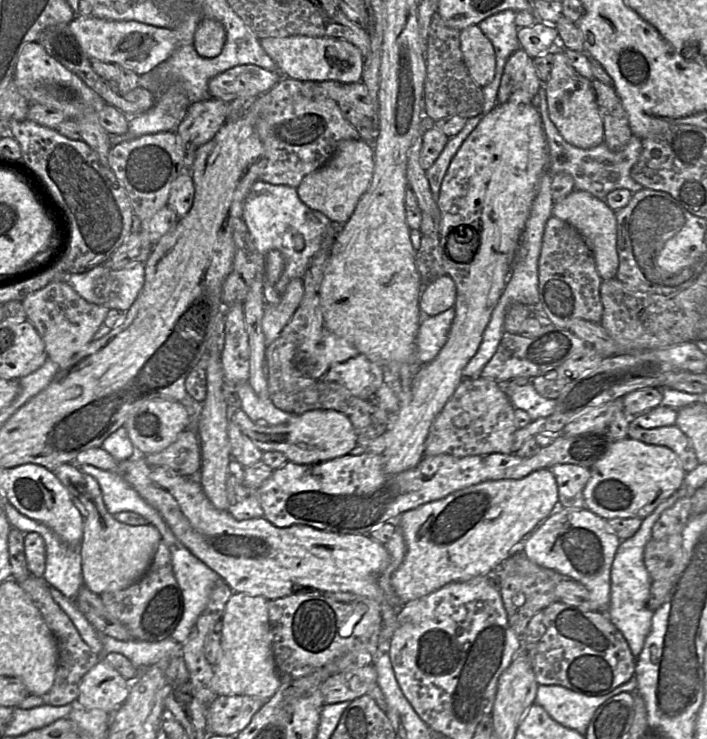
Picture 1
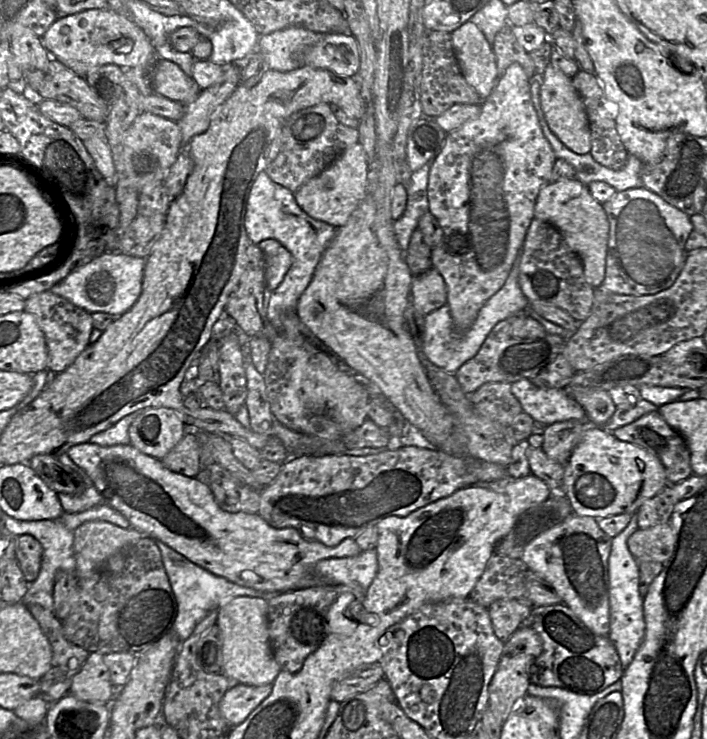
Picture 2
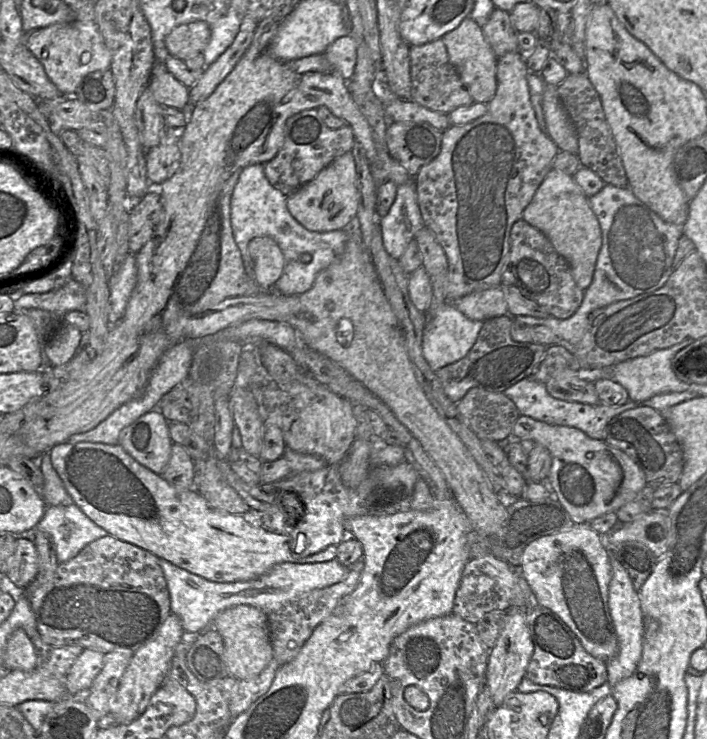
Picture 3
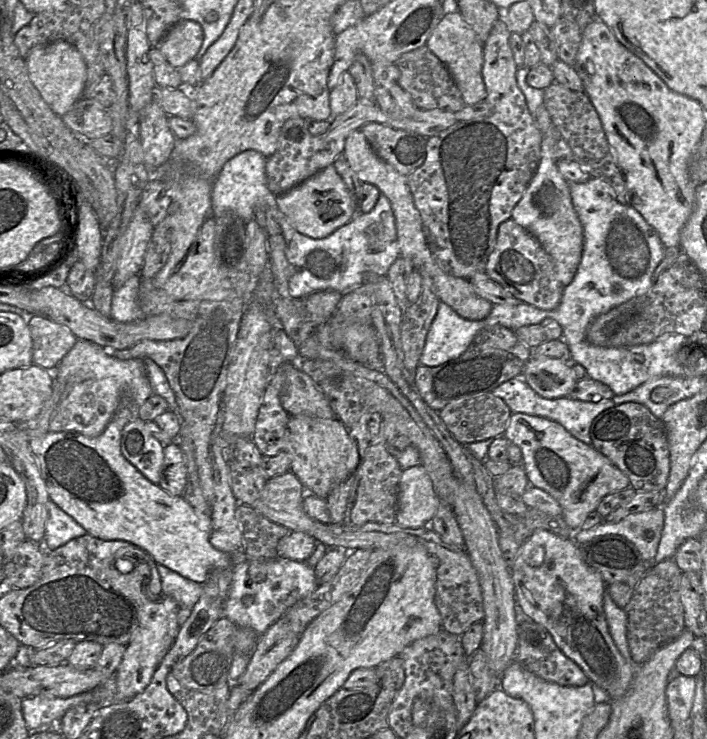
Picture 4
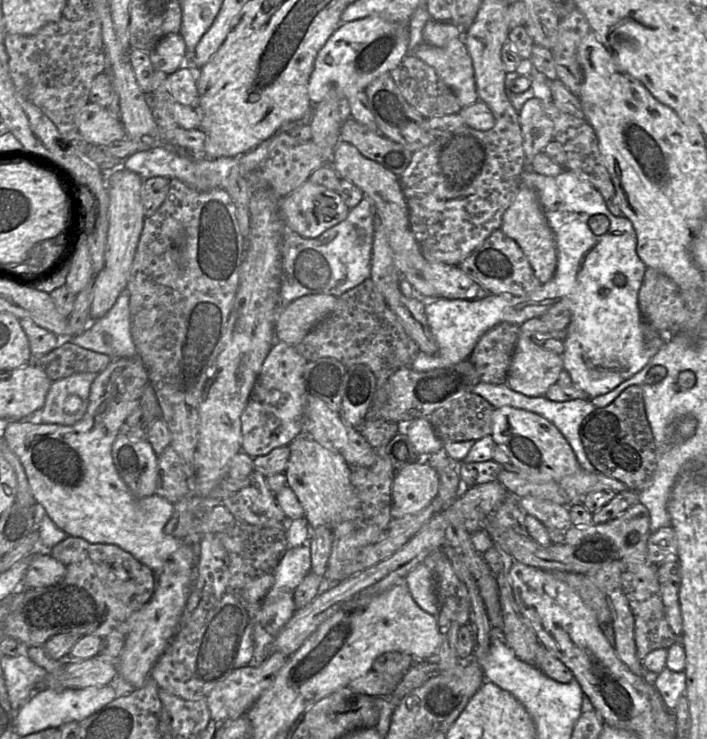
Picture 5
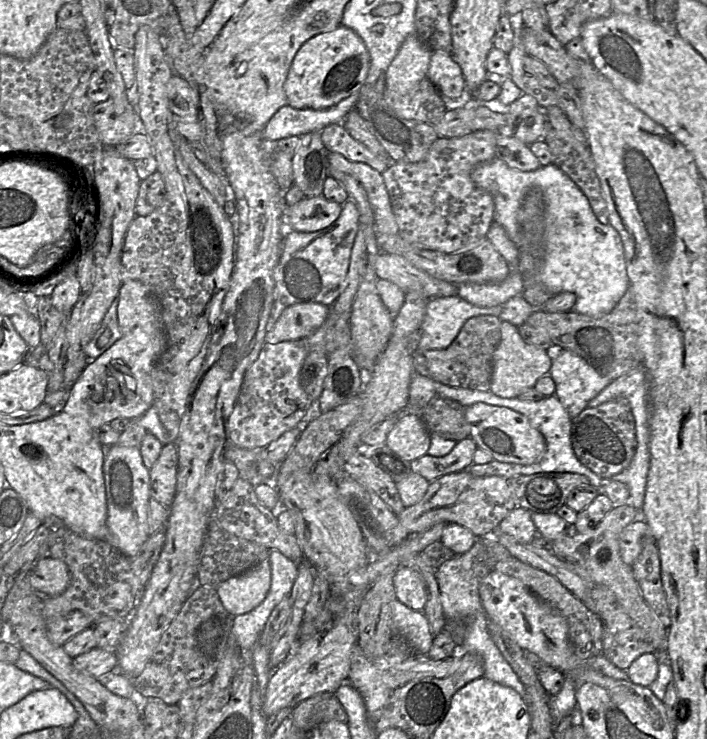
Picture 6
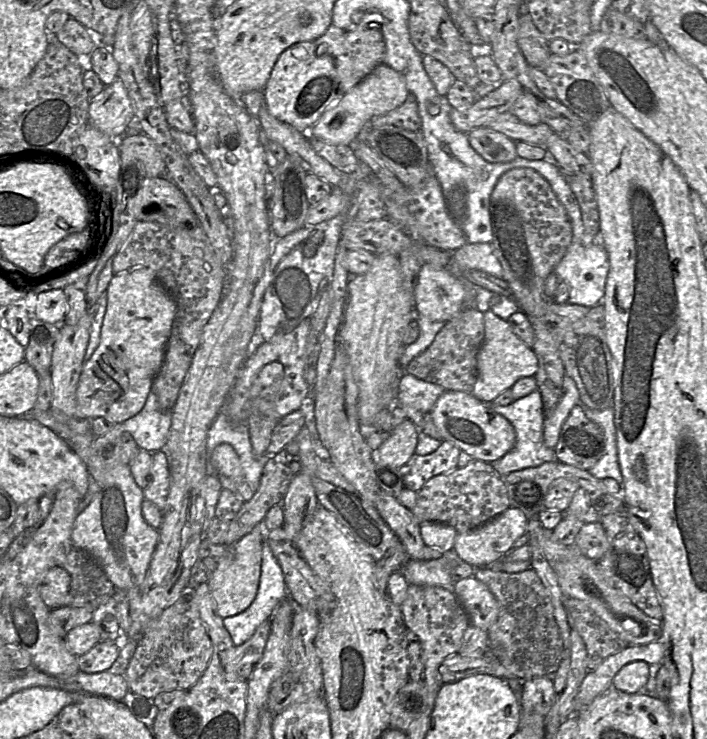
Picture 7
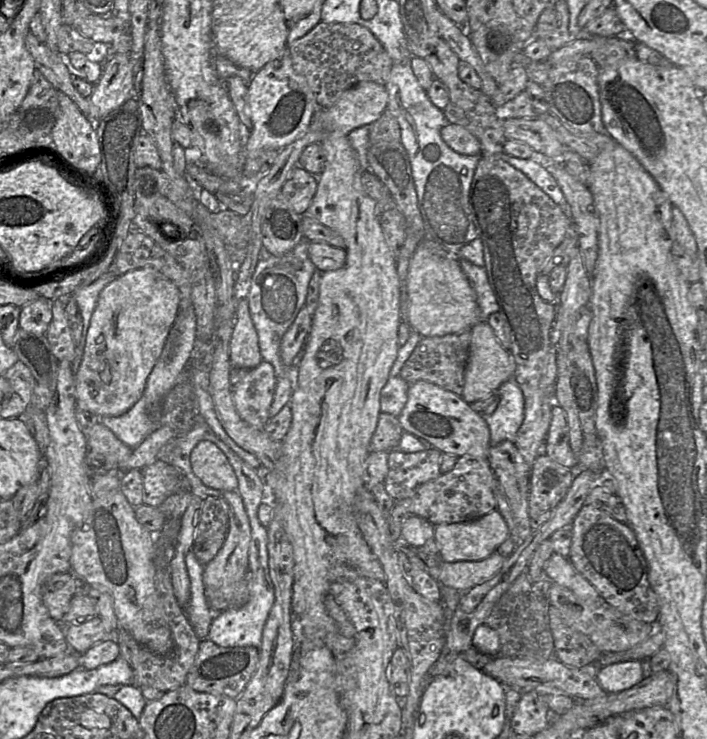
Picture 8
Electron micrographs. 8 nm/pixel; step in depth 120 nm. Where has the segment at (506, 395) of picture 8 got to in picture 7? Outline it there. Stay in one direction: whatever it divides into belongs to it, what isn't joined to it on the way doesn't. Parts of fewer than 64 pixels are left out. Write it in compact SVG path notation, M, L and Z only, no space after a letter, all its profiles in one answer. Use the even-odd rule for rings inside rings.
M538 390L527 396L516 399L509 405L496 405L492 402L484 403L496 413L508 419L516 432L514 447L502 458L490 463L500 475L505 477L513 471L536 467L546 462L559 461L555 453L555 448L546 446L544 442L544 423L546 414L543 408L541 393Z

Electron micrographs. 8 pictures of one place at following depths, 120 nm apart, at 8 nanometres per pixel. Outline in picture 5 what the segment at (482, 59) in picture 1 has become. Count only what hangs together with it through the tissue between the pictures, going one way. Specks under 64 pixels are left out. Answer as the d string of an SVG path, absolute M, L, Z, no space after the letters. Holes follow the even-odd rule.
M462 35L452 38L444 46L422 42L412 50L412 53L435 69L462 107L479 100L472 59Z

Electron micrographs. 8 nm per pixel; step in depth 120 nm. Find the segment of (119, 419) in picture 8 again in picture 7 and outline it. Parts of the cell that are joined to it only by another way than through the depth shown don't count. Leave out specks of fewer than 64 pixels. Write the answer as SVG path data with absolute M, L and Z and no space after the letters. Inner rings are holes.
M151 390L143 409L134 417L123 422L123 426L133 436L139 449L149 452L163 450L167 444L172 412L164 411Z

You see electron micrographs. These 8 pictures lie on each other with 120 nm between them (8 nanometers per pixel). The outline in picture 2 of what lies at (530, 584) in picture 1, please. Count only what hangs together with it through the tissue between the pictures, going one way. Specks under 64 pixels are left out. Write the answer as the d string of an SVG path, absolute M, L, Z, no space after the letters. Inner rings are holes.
M499 599L489 607L493 630L496 636L506 642L524 624L533 606L514 599Z

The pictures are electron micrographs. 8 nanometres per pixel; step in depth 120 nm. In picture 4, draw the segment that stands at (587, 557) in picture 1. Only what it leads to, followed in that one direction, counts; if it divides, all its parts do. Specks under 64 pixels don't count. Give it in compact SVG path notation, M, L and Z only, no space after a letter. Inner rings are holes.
M538 529L532 533L510 567L517 607L525 617L547 629L558 648L583 670L589 683L602 690L607 701L611 702L626 694L634 679L634 668L621 656L608 630L603 611L606 582L597 571L584 563L577 545L572 538L564 538L547 530Z

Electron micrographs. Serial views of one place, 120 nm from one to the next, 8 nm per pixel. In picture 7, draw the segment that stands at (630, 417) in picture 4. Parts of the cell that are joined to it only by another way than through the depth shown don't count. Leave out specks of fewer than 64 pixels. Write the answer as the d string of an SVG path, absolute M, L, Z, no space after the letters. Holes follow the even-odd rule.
M576 405L563 423L555 453L560 462L589 471L605 452L604 431L597 423L590 420L582 405Z

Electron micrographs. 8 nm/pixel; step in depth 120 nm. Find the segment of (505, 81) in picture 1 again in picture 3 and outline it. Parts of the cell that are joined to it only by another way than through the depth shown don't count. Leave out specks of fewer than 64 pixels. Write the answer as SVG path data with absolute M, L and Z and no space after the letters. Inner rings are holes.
M495 8L482 27L482 32L497 58L508 52L520 51L517 32L511 23L509 12Z

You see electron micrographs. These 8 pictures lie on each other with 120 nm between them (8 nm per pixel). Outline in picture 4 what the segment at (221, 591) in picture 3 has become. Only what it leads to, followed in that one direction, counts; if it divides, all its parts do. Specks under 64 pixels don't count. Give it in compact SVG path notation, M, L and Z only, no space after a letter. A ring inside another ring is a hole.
M280 557L274 558L274 559L269 560L269 561L254 561L254 562L261 562L260 569L266 569L266 579L264 581L260 582L260 583L252 582L251 579L249 578L249 574L248 574L248 569L249 569L249 562L248 561L240 562L239 564L235 565L233 578L232 578L232 583L231 583L228 599L227 599L225 607L224 607L224 611L223 611L223 616L222 617L228 618L232 622L234 622L236 625L238 625L240 628L247 628L247 629L252 630L258 637L260 637L275 622L277 622L287 612L287 610L290 607L292 607L297 602L301 601L302 599L304 599L304 598L308 597L310 594L312 594L317 589L317 587L319 586L319 583L318 583L318 581L316 579L316 576L315 576L314 567L309 566L305 562L293 561L293 560L290 560L290 559L287 559L287 558L280 558ZM163 565L157 567L162 595L175 599L180 608L192 610L201 597L203 584L188 580ZM246 597L253 597L254 598L254 602L251 605L245 605L244 599Z

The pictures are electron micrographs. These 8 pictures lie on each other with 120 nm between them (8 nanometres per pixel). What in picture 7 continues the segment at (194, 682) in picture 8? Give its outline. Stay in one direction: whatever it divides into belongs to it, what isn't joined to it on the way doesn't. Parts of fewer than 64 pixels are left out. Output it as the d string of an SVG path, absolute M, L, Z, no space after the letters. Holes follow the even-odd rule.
M270 619L263 622L245 643L221 653L228 681L248 681L262 659L271 630Z

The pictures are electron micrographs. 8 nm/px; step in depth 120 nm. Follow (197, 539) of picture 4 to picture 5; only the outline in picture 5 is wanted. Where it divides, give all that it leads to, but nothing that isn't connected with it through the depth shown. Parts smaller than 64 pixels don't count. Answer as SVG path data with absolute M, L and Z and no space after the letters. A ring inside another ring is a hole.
M139 356L112 359L108 367L94 379L89 405L80 421L70 426L41 423L33 421L33 417L8 421L3 428L3 438L21 461L35 500L61 530L92 544L118 546L152 571L162 571L181 542L164 532L166 524L173 516L174 504L156 494L136 498L120 477L112 458L112 445L120 434L120 428L125 424L126 418L141 406L142 396L149 382L148 371Z

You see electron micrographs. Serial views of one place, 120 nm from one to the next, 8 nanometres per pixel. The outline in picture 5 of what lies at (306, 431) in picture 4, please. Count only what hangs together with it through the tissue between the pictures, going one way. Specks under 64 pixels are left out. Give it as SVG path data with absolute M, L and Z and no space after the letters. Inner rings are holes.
M297 435L288 446L290 452L283 474L286 485L304 509L303 519L309 528L329 526L333 529L339 523L360 518L359 500L350 484L351 467L347 462L307 435Z

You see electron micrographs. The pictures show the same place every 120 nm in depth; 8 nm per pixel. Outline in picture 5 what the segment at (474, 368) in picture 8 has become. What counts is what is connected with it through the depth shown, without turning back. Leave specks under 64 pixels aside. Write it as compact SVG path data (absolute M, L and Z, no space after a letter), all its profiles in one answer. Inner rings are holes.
M519 334L506 384L525 396L541 397L557 383L563 370L562 355L543 349L531 338Z

